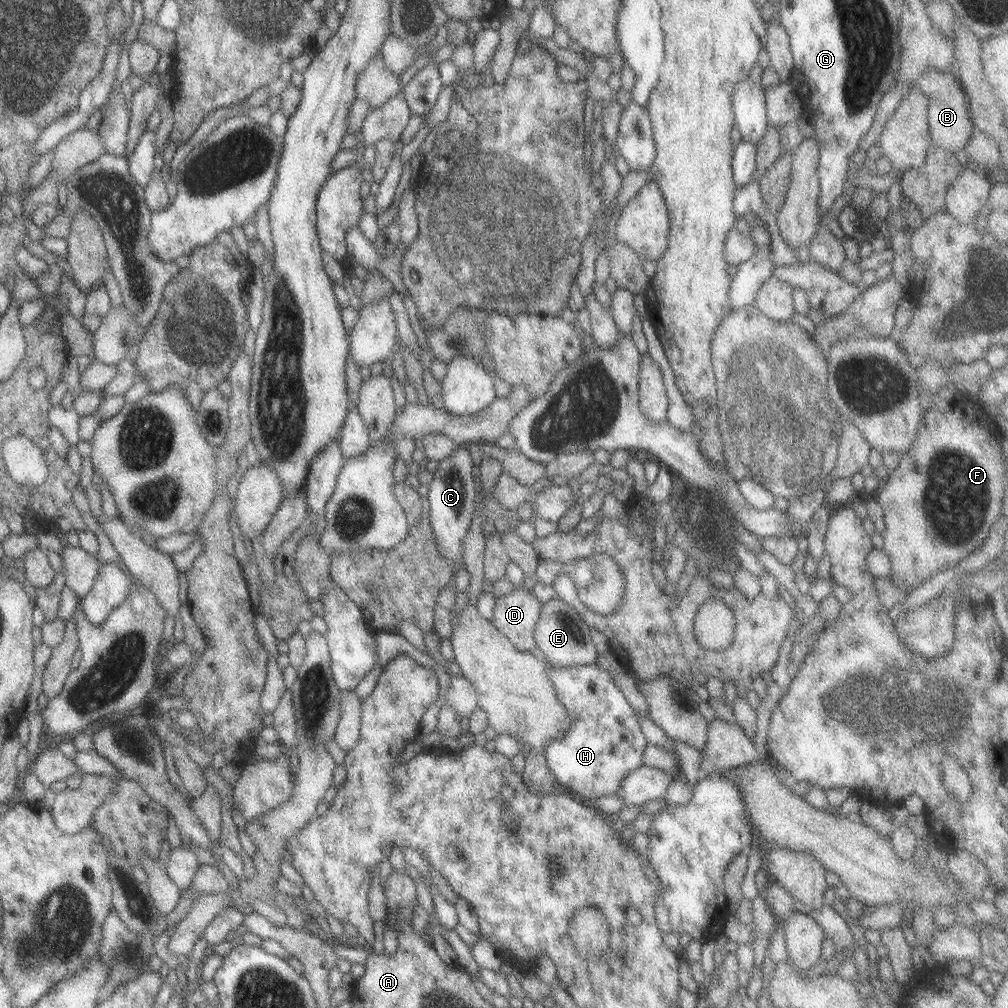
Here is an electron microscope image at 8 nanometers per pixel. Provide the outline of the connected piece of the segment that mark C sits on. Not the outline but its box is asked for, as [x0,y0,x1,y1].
[423,446,477,563]

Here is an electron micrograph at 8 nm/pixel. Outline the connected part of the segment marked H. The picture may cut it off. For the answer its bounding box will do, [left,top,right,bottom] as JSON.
[541,664,646,801]

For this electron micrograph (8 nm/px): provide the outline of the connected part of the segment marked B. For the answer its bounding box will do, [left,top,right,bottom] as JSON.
[915,69,973,154]

